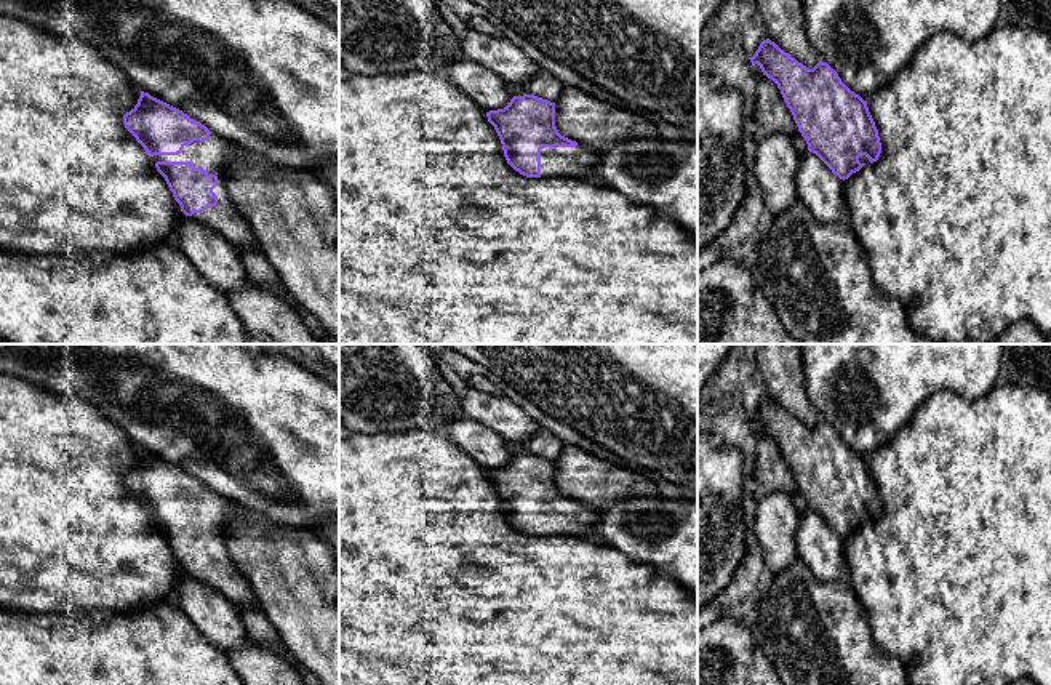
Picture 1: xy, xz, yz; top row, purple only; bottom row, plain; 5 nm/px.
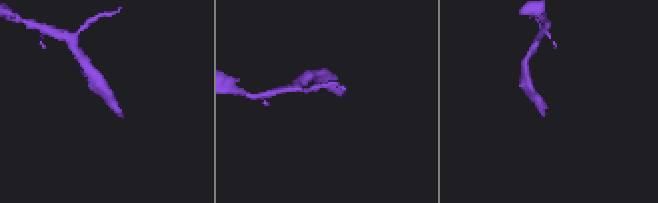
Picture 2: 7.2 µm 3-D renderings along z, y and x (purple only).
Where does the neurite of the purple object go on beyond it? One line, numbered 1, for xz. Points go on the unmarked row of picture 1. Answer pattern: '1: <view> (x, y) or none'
1: xz (578, 520)

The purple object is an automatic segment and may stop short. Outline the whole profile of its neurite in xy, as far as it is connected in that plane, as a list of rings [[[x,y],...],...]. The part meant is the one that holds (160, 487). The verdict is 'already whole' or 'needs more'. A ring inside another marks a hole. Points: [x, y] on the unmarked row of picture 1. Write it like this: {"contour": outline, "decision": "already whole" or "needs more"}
{"contour": [[[144,450],[138,463],[123,474],[123,483],[155,522],[186,575],[221,592],[238,611],[259,608],[254,591],[227,549],[227,528],[240,517],[240,507],[234,501]]], "decision": "needs more"}

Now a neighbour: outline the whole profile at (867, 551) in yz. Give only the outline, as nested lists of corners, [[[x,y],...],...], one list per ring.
[[[1011,383],[968,400],[952,391],[926,399],[891,439],[867,458],[881,512],[843,539],[848,583],[865,608],[877,645],[901,661],[910,685],[1011,685],[1030,680],[1051,685],[1051,394]]]

